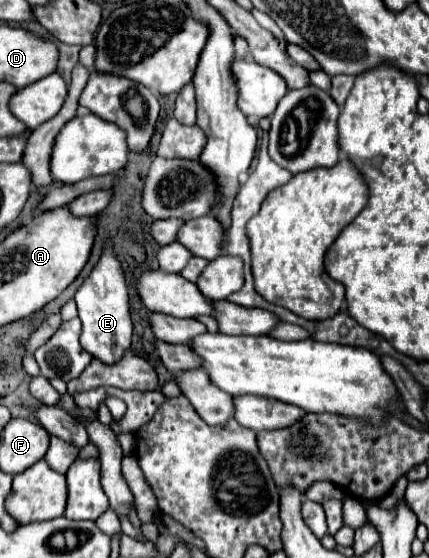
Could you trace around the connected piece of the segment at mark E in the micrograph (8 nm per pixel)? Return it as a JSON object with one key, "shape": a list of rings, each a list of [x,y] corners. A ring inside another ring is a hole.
{"shape":[[[106,242],[100,260],[96,262],[90,276],[78,288],[74,300],[78,306],[78,318],[82,322],[82,336],[80,336],[82,348],[106,364],[120,360],[124,350],[130,348],[132,320],[130,320],[130,296],[128,296],[124,268],[114,252],[112,242]]]}

